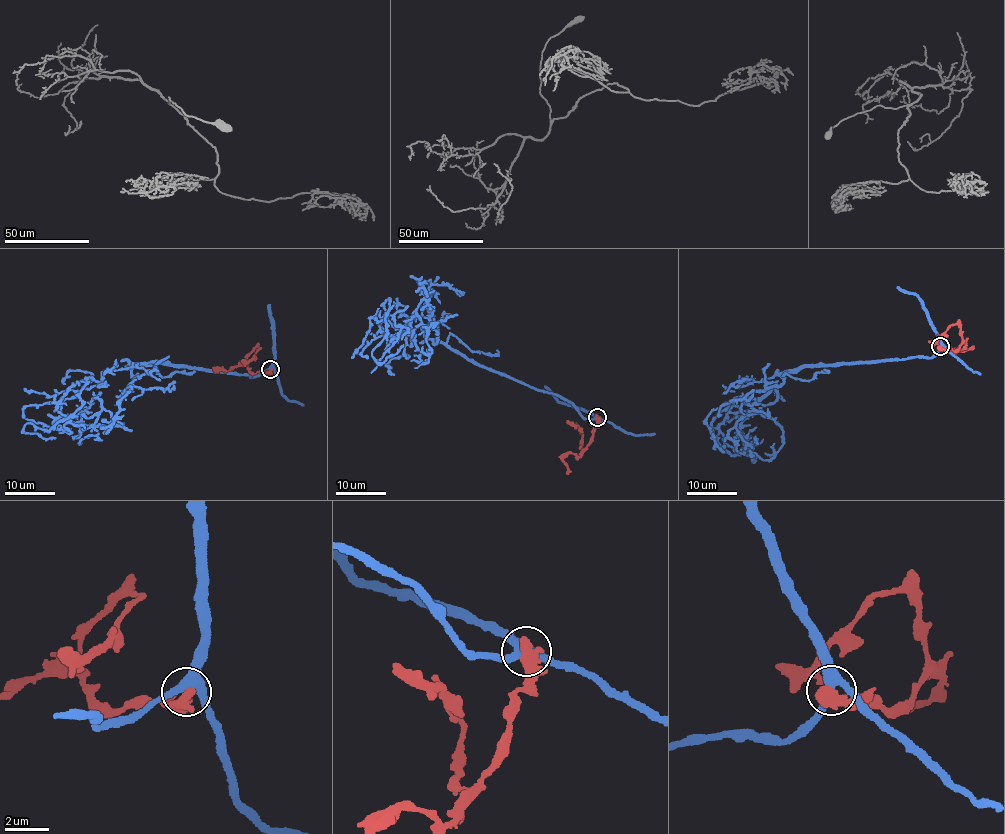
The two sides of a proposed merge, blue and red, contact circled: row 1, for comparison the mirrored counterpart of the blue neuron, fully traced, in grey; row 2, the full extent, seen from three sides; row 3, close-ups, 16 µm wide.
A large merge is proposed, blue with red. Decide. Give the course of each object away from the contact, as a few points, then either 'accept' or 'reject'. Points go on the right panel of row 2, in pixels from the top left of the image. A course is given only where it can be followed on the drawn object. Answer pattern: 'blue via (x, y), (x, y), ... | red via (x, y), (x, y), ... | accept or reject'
blue via (941, 347), (804, 367), (711, 412), (725, 439), (758, 403), (738, 396), (711, 426), (752, 458) | red via (941, 347), (956, 351), (961, 342), (958, 325), (952, 324), (935, 342), (928, 341) | reject

